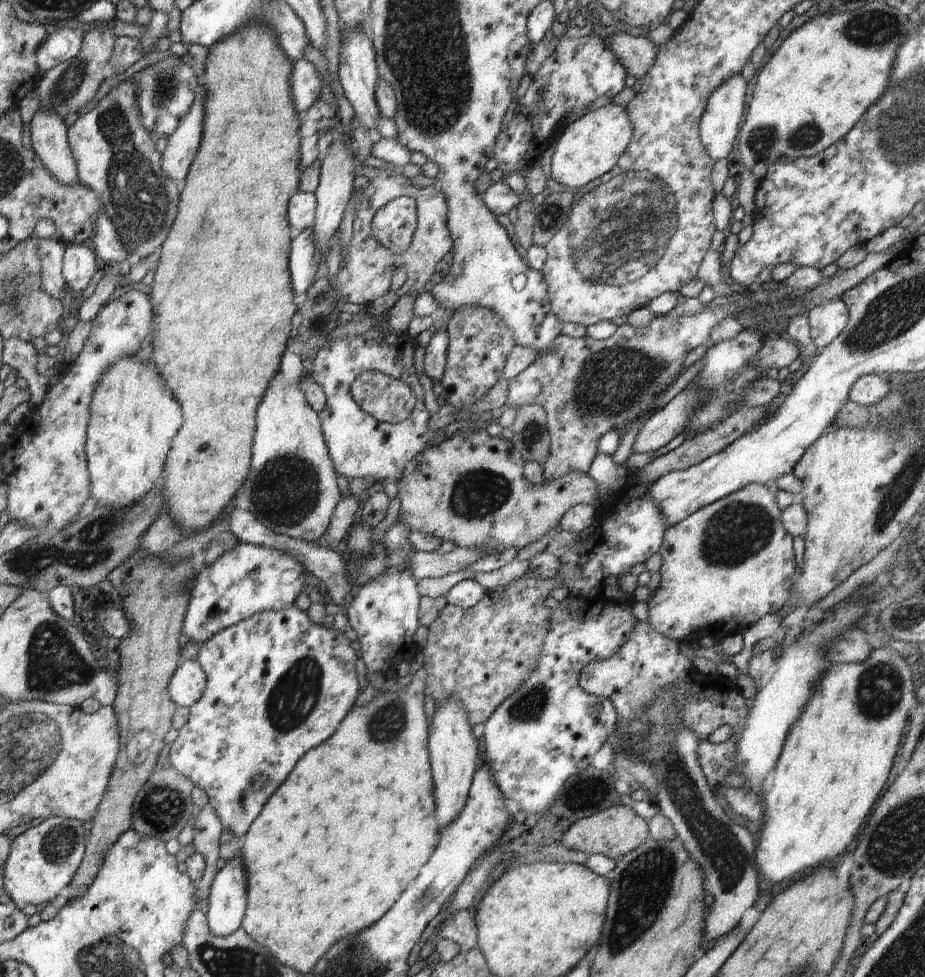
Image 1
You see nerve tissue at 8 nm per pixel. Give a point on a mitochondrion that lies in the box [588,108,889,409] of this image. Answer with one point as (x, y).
(761, 141)

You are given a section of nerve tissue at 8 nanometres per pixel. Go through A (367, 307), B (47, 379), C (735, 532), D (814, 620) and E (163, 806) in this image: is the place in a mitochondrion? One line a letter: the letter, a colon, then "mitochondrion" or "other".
A: other
B: other
C: mitochondrion
D: other
E: mitochondrion

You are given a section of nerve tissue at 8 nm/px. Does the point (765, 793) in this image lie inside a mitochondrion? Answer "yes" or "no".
no

